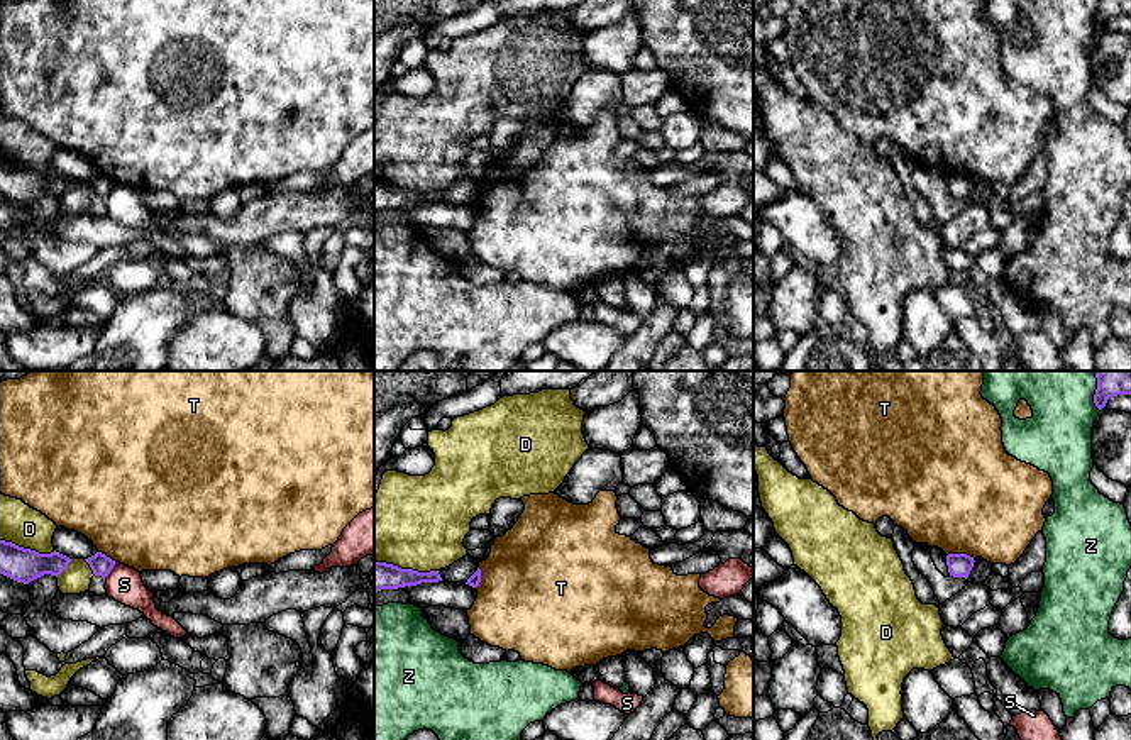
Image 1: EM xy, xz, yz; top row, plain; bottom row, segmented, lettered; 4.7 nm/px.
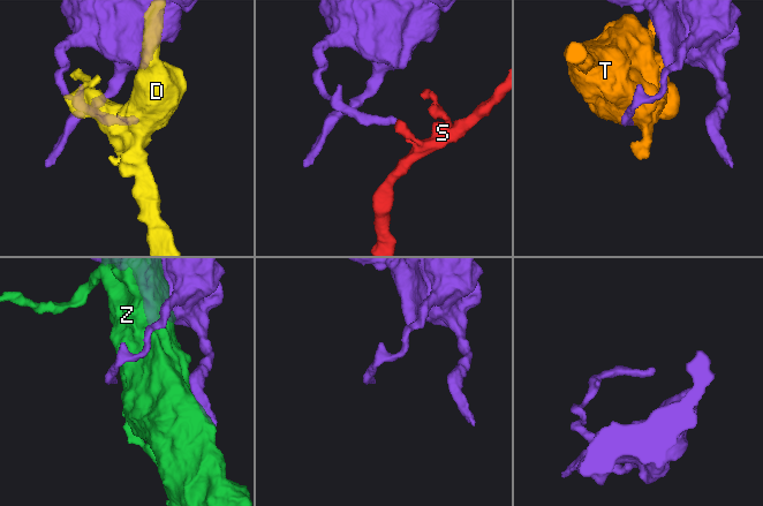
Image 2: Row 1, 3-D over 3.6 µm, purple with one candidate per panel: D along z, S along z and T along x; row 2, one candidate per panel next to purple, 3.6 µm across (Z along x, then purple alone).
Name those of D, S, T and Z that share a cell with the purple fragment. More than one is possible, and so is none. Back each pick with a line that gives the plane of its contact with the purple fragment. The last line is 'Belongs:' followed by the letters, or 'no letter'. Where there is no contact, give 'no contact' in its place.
Belongs: no letter

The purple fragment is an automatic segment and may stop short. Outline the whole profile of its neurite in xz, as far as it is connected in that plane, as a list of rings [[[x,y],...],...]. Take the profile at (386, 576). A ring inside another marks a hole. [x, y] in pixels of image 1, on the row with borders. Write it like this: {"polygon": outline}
{"polygon": [[[374,562],[374,593],[381,589],[398,589],[405,586],[417,586],[422,583],[442,581],[439,571],[418,572],[413,569],[401,569],[386,562]]]}

